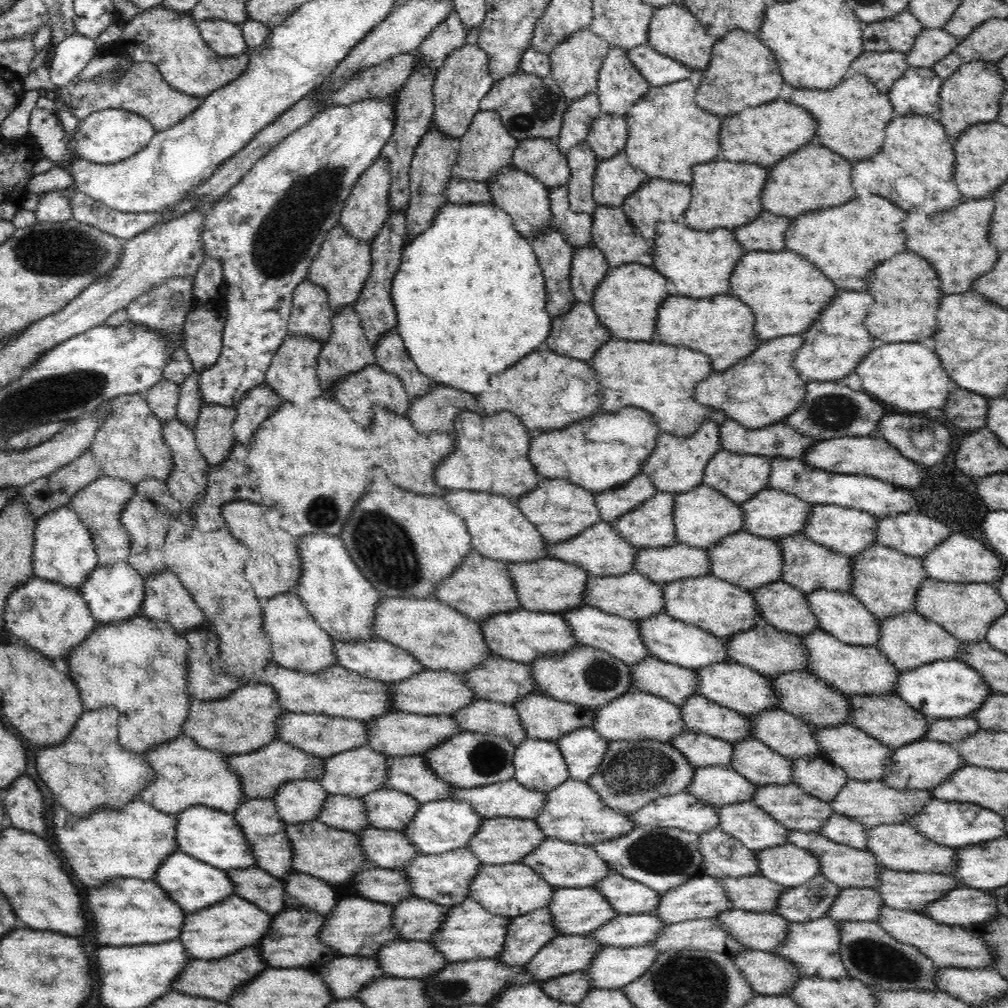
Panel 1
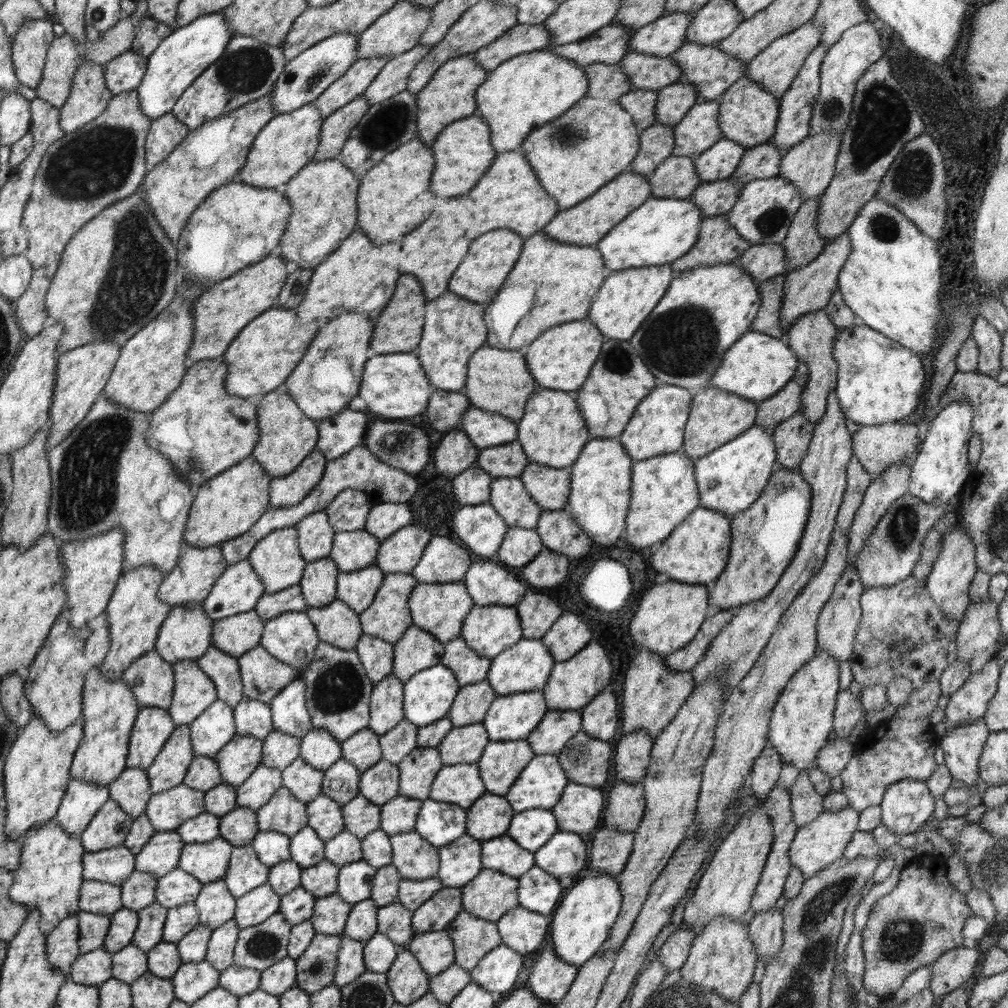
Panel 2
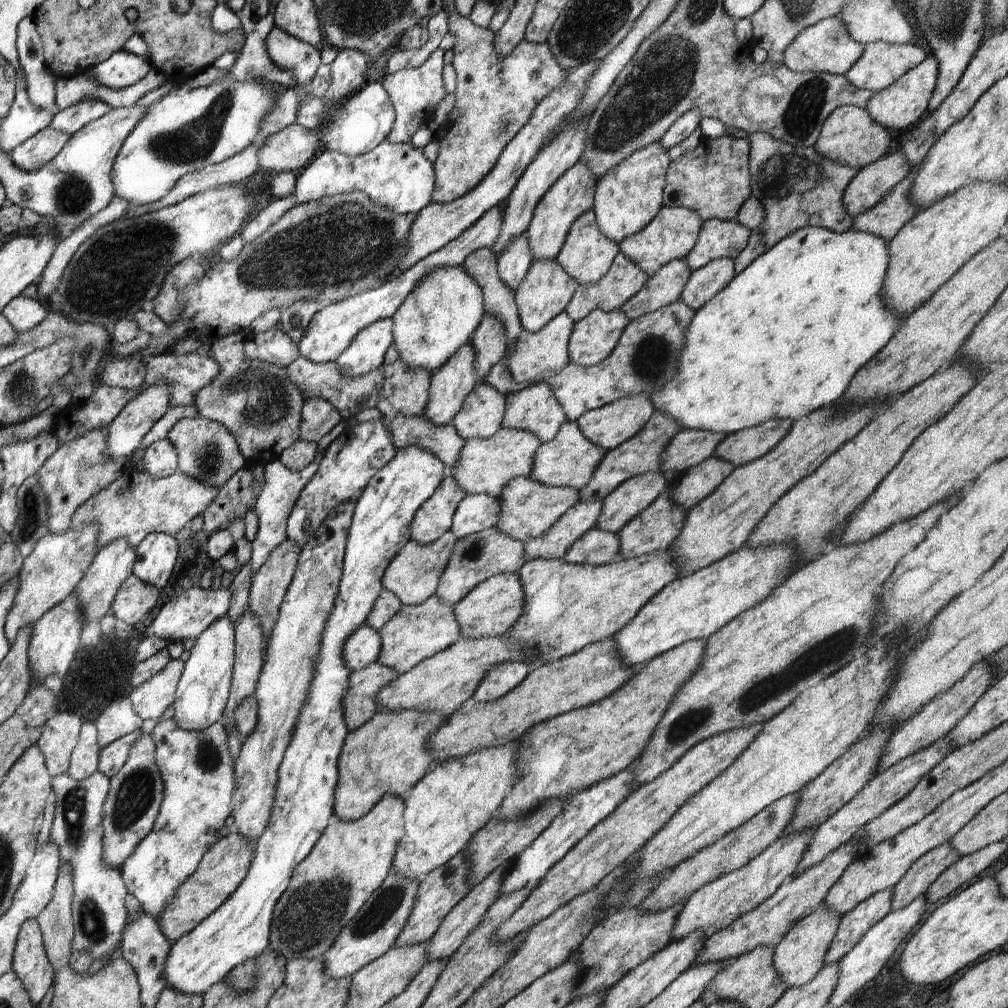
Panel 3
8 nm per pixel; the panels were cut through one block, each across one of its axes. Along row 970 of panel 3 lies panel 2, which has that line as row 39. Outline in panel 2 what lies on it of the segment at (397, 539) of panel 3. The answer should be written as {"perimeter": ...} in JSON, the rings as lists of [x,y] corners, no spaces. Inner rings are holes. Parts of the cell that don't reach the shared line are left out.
{"perimeter":[[[222,11],[200,16],[190,24],[173,30],[147,57],[146,74],[135,89],[141,111],[152,120],[170,113],[186,88],[189,88],[210,64],[219,59],[233,36]]]}

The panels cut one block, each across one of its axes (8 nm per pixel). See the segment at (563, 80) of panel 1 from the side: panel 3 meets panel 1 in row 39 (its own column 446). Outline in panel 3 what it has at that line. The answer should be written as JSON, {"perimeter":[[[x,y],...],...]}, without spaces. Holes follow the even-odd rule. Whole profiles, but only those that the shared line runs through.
{"perimeter":[[[490,527],[456,542],[450,554],[450,560],[440,576],[434,596],[442,602],[454,606],[458,604],[472,588],[488,580],[491,576],[502,573],[516,573],[524,564],[524,543],[502,534],[498,528]]]}

